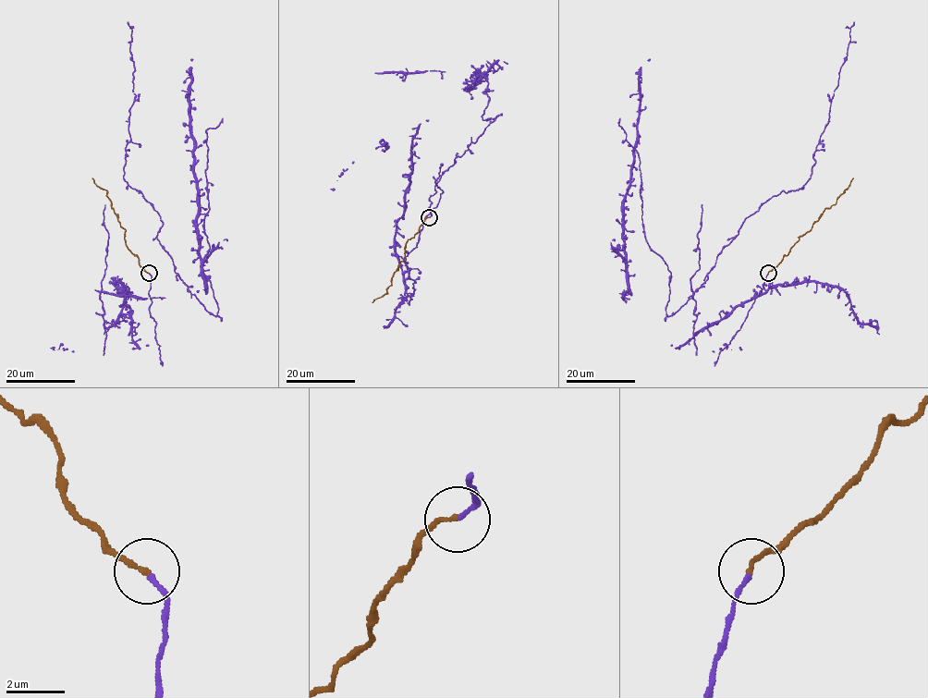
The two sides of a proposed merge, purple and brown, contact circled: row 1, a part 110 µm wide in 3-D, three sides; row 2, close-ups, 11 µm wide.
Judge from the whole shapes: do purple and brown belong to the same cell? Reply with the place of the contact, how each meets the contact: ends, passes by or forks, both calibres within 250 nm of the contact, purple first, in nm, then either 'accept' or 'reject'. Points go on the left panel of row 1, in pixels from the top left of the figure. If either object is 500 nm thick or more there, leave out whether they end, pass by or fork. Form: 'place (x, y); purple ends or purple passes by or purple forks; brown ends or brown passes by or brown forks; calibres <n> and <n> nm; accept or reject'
place (149, 273); purple ends; brown ends; calibres 140 and 160 nm; accept

